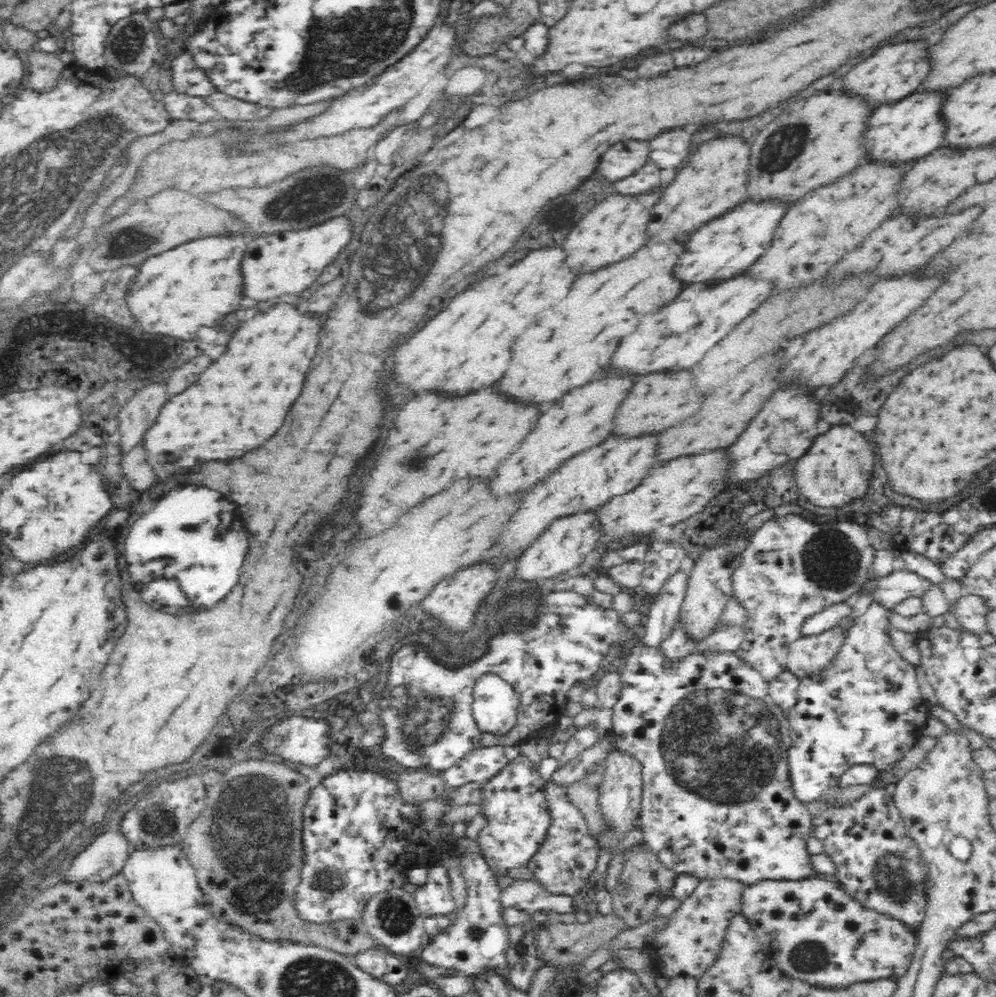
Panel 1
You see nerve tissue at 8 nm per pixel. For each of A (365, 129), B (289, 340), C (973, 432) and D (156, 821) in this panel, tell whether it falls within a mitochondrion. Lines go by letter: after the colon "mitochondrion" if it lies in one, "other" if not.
A: other
B: other
C: other
D: mitochondrion

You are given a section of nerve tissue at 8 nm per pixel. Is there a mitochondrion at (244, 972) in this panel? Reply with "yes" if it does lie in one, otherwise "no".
no

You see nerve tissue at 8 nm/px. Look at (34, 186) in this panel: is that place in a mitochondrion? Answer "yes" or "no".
yes

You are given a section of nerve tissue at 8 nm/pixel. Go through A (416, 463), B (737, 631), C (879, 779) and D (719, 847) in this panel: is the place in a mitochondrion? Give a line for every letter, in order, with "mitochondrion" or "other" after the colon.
A: mitochondrion
B: other
C: other
D: other

